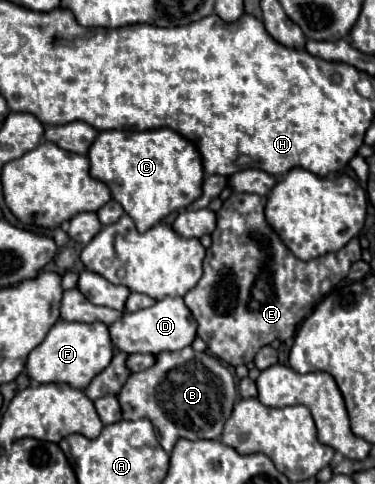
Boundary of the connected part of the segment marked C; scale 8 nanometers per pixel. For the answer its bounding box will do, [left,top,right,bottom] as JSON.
[88,129,204,233]

